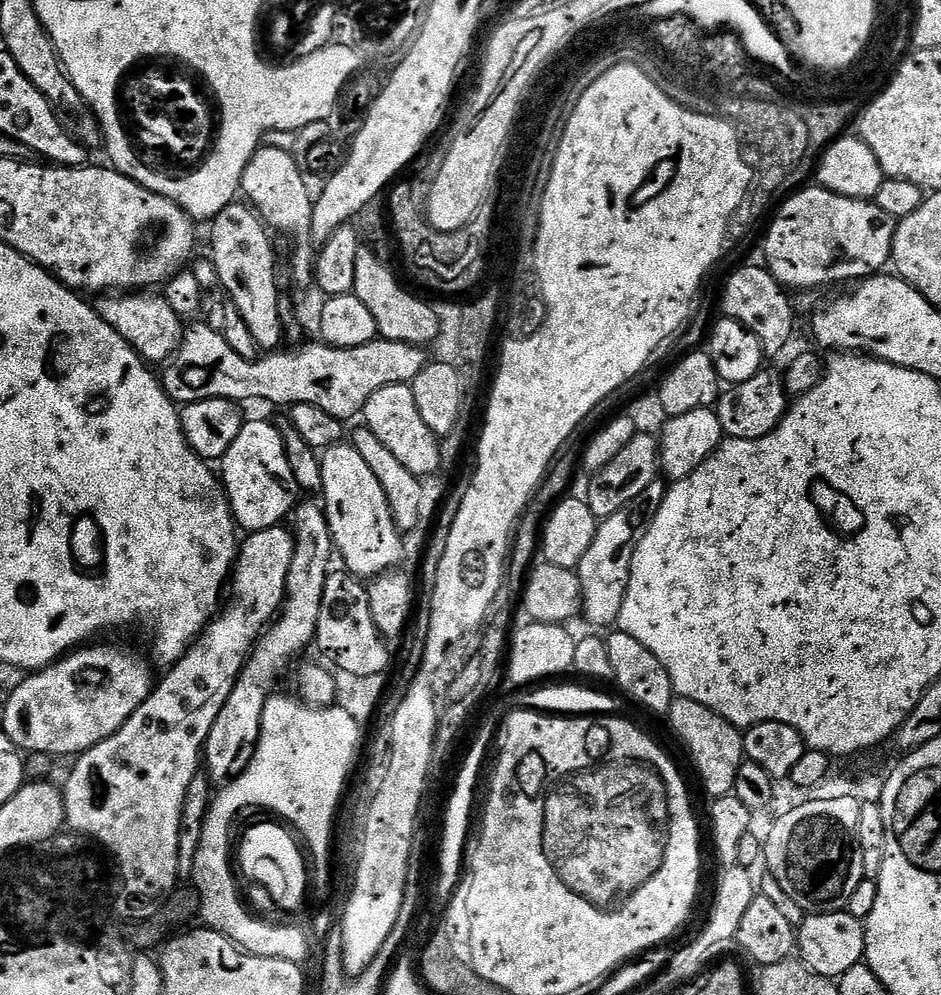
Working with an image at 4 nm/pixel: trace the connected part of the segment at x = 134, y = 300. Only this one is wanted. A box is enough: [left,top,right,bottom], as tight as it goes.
[94,290,186,365]

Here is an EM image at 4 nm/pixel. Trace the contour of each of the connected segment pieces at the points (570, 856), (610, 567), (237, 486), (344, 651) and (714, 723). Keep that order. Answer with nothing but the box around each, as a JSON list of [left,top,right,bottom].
[[544,762,669,906],[578,478,665,625],[222,419,298,533],[315,570,392,676],[670,698,746,797]]

